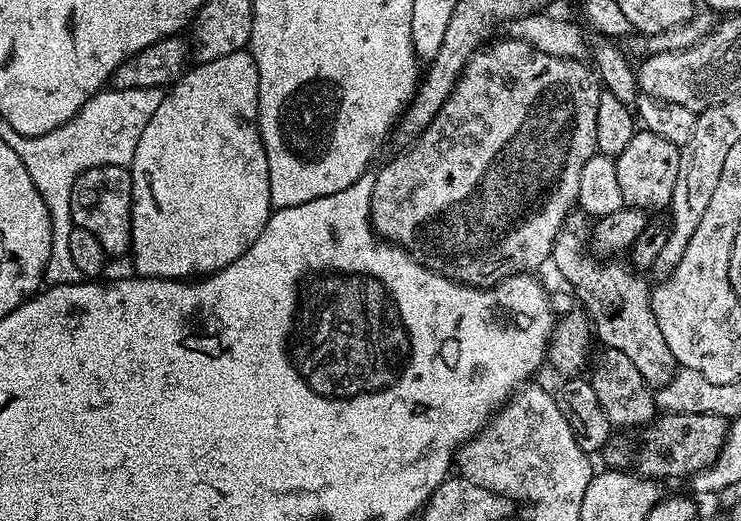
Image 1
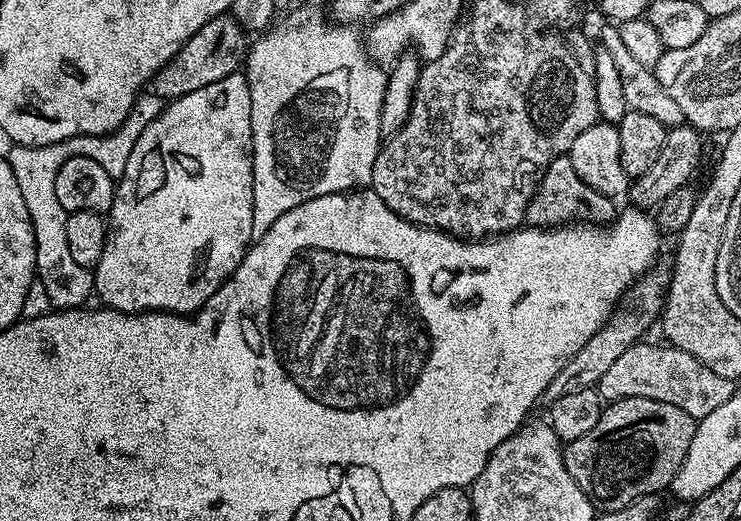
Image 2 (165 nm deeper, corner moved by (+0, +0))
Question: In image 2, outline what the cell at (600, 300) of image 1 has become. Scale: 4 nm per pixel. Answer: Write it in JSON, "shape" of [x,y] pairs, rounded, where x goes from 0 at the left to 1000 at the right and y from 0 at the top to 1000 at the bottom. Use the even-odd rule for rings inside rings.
{"shape":[[[762,296],[750,303],[734,330],[718,386],[710,395],[707,430],[714,438],[749,438],[773,426],[819,434],[834,413],[831,392],[833,386],[827,378],[807,372],[802,357],[791,357],[791,349],[780,342],[780,326],[775,326],[775,311]]]}

